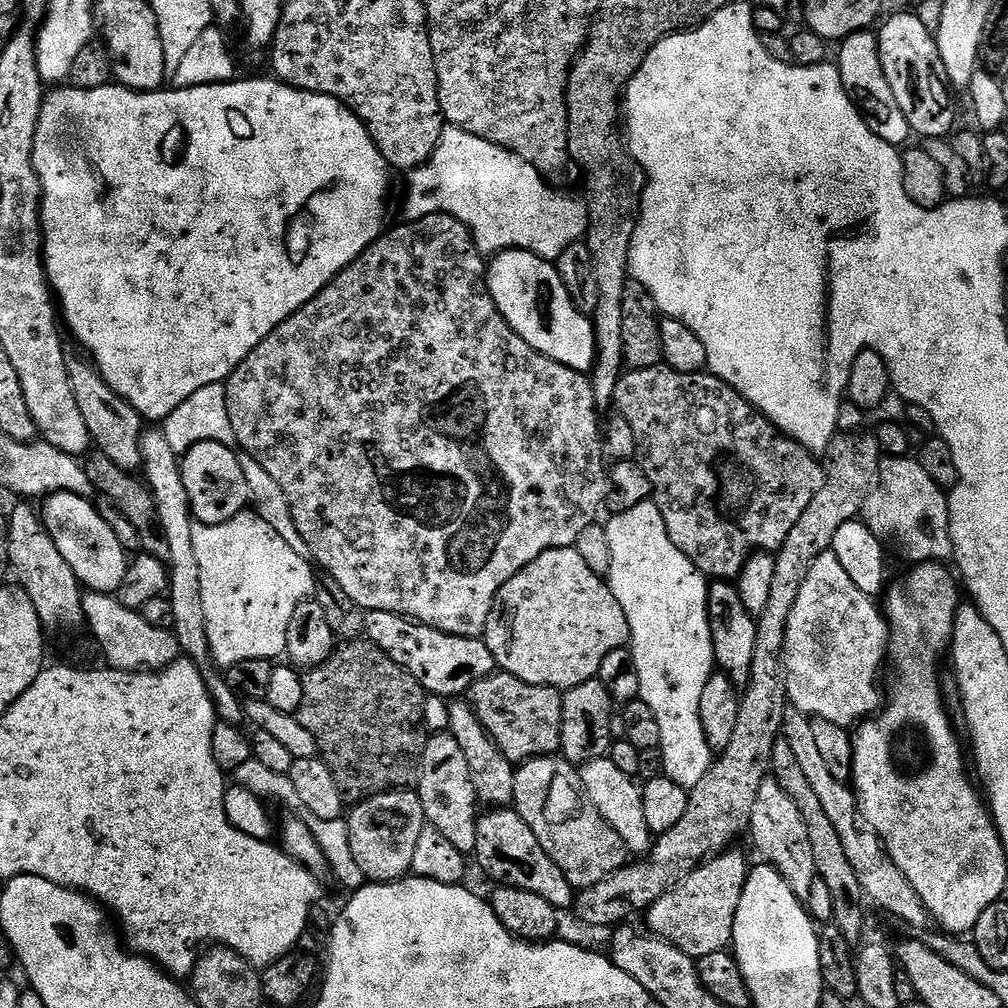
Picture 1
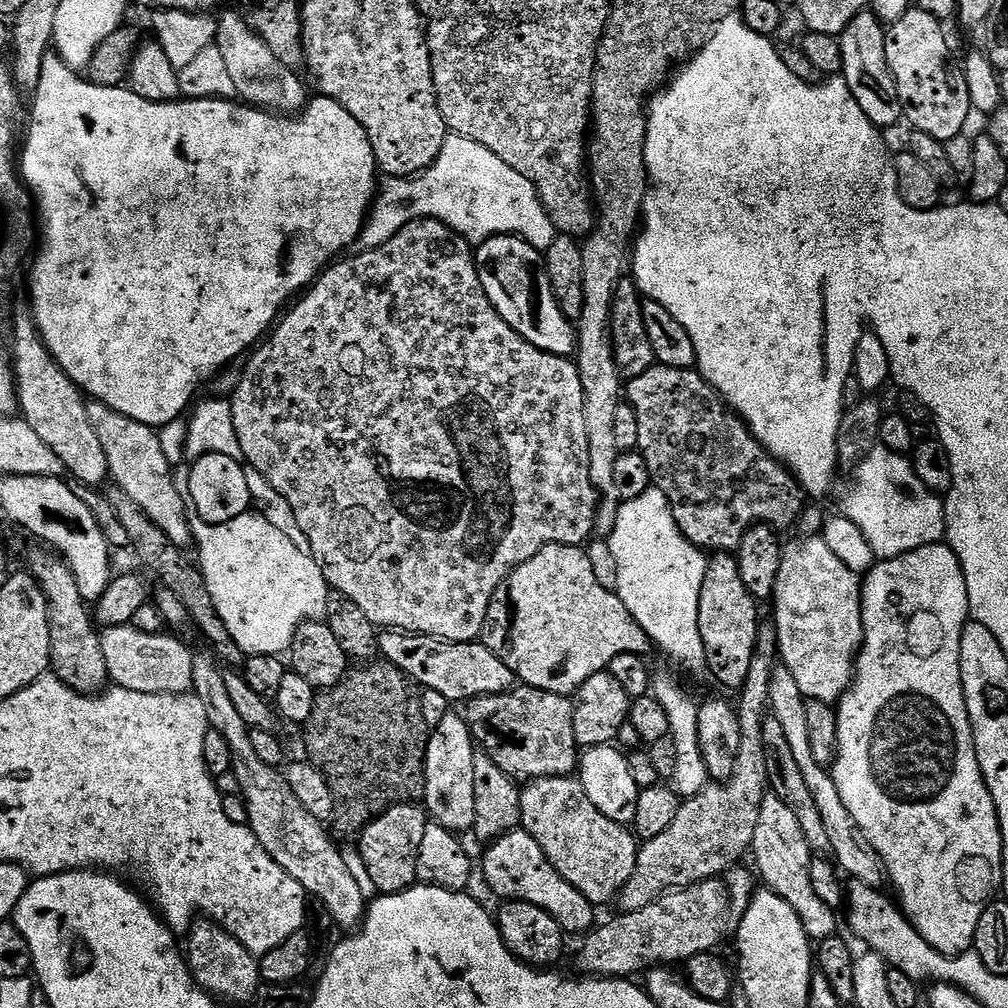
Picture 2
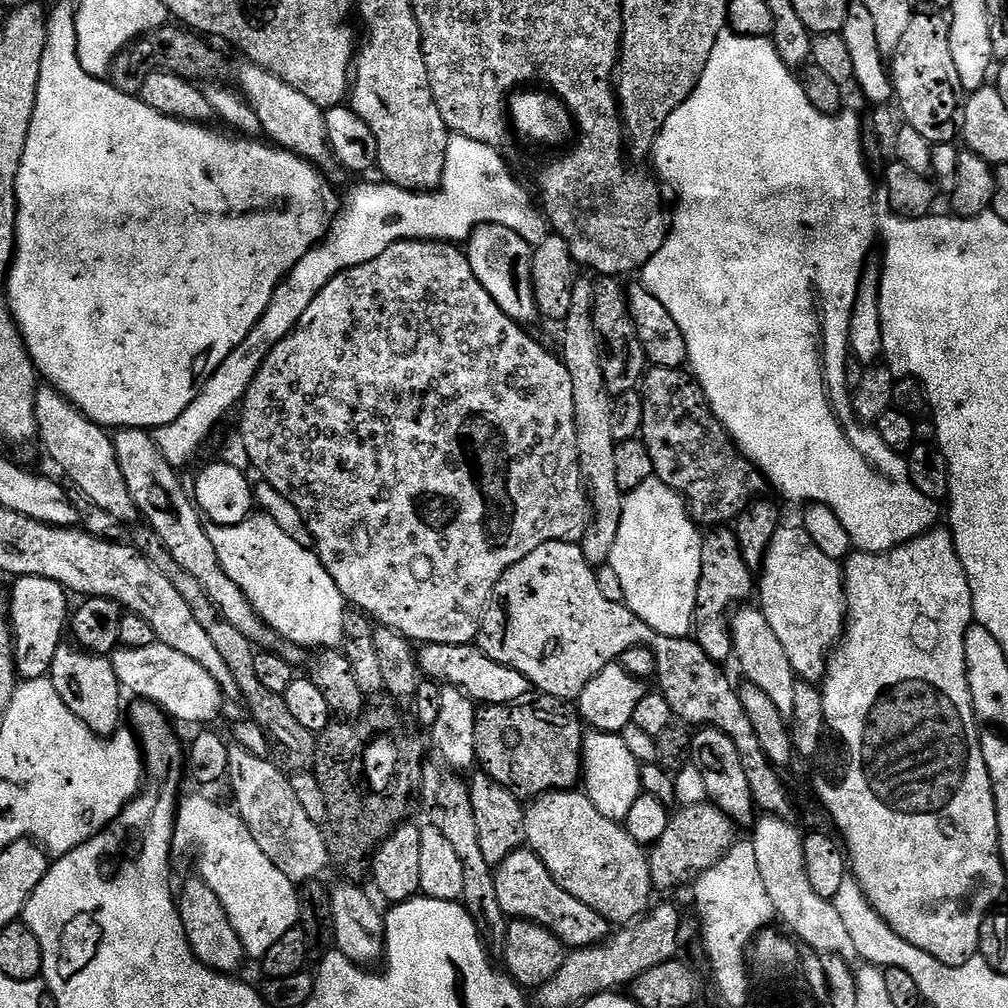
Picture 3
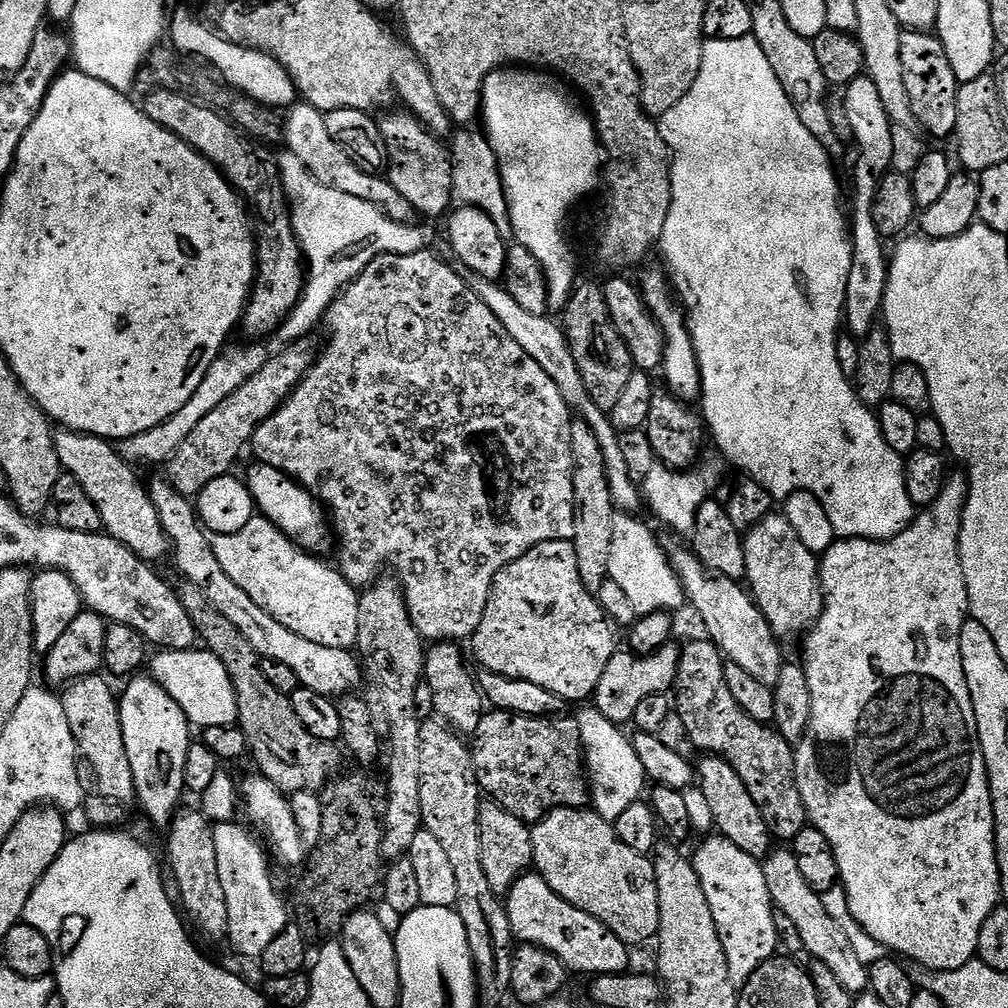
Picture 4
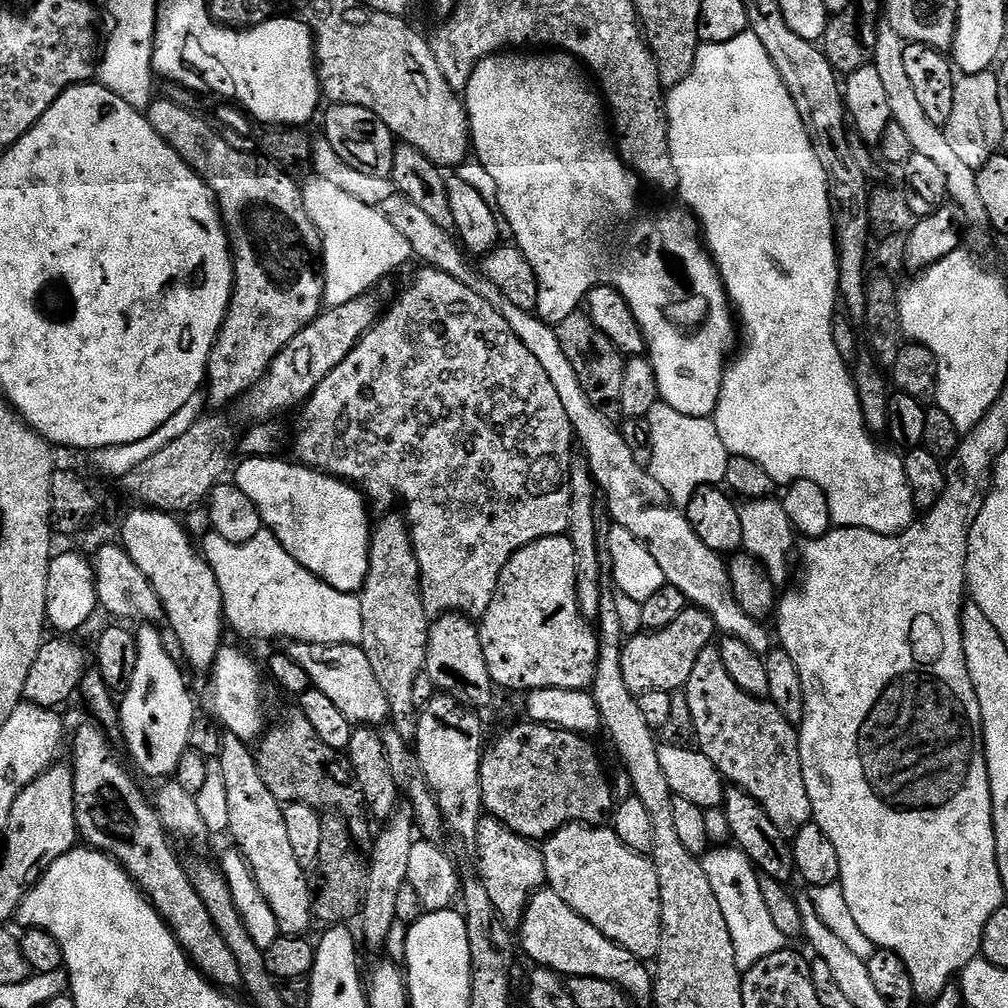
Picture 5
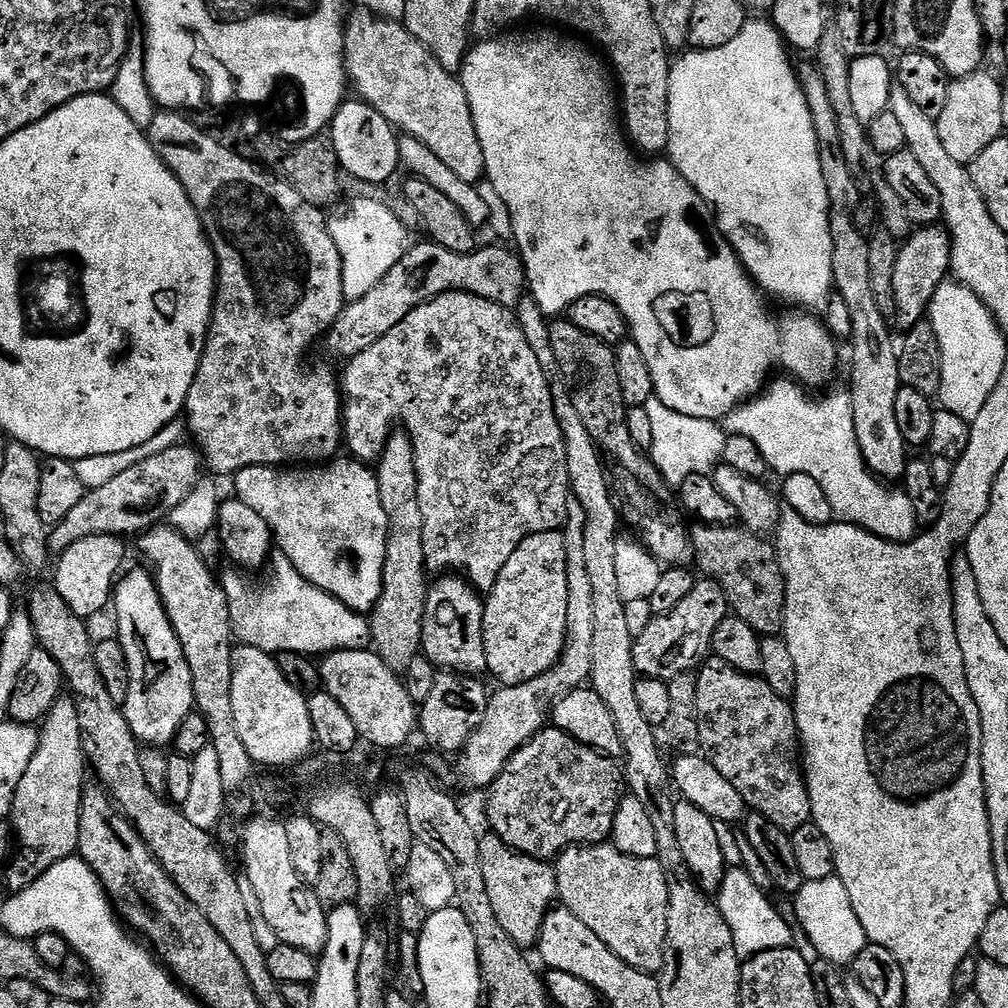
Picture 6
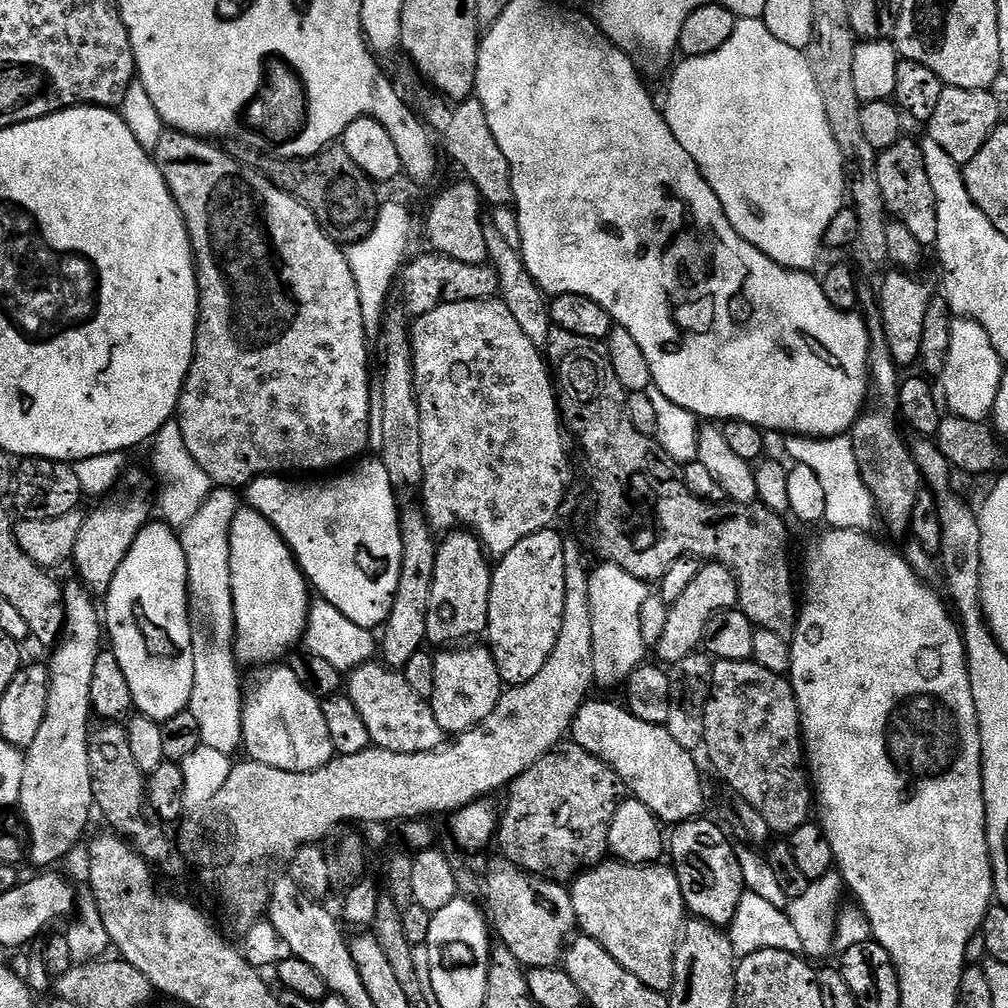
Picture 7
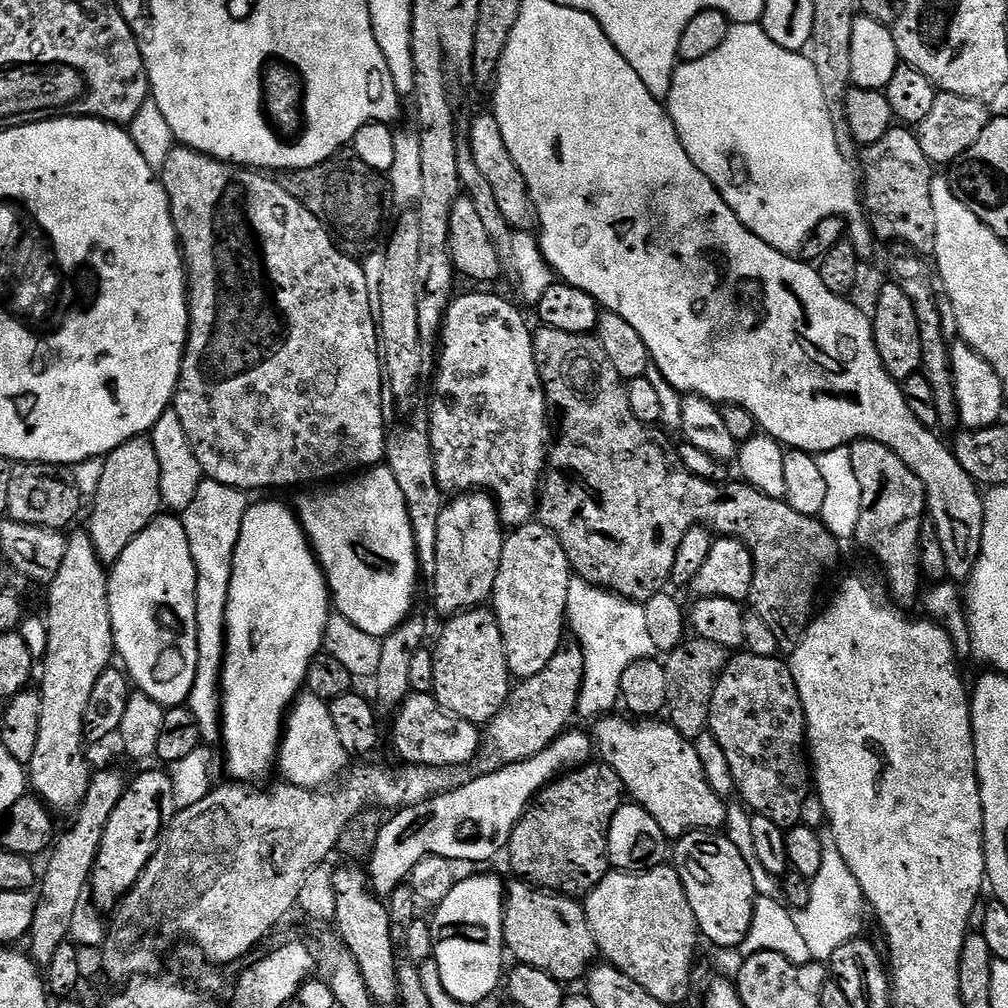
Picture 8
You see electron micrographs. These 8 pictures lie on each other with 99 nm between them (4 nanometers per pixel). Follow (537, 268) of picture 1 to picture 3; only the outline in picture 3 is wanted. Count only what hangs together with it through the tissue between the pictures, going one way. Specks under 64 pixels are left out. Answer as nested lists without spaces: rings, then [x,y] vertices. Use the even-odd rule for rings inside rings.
[[[479,224],[468,236],[466,251],[468,253],[468,261],[470,262],[470,270],[474,270],[474,278],[478,278],[478,282],[482,282],[486,294],[490,294],[490,298],[494,298],[494,302],[498,302],[500,309],[511,320],[515,320],[521,326],[529,326],[528,324],[538,320],[536,294],[532,285],[533,245],[527,244],[518,234],[514,234],[514,230],[510,230],[506,226]]]

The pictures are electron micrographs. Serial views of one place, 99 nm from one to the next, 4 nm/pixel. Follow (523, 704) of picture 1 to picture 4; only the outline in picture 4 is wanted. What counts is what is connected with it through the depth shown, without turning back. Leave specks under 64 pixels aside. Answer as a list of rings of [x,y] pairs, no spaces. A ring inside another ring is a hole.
[[[485,711],[478,730],[471,737],[472,761],[481,793],[487,799],[510,810],[514,818],[534,826],[555,808],[586,808],[590,804],[588,777],[584,767],[584,749],[580,747],[578,722],[568,714],[519,716],[516,712]]]

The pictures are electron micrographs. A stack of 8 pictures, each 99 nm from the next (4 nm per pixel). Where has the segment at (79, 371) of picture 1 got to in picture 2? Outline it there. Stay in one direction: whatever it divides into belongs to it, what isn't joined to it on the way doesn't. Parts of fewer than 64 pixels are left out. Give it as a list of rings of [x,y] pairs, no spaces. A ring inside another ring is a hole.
[[[99,402],[88,404],[88,417],[90,426],[94,426],[94,434],[98,434],[98,442],[102,442],[111,483],[117,488],[126,490],[126,494],[130,494],[130,498],[134,498],[134,502],[138,502],[142,514],[146,514],[146,518],[150,518],[150,522],[154,522],[154,526],[158,526],[158,530],[162,530],[166,534],[166,538],[170,538],[170,542],[174,542],[174,546],[187,549],[193,543],[190,508],[186,503],[186,496],[181,485],[179,488],[175,478],[172,477],[174,465],[168,461],[166,454],[162,454],[159,431],[149,424],[134,422],[134,418],[126,418],[126,414],[118,414],[118,410],[110,410],[110,406]]]

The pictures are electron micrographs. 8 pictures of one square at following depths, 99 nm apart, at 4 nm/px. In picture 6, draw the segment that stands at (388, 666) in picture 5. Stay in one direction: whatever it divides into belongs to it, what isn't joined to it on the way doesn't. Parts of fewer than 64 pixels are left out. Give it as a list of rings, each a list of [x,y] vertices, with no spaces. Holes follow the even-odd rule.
[[[396,431],[389,435],[374,468],[378,498],[382,498],[382,510],[386,510],[388,519],[388,537],[382,594],[370,613],[370,623],[371,647],[380,655],[382,662],[386,662],[386,666],[391,668],[405,670],[416,656],[421,655],[422,622],[430,580],[424,566],[422,506],[418,502],[418,470],[414,446],[407,432]]]

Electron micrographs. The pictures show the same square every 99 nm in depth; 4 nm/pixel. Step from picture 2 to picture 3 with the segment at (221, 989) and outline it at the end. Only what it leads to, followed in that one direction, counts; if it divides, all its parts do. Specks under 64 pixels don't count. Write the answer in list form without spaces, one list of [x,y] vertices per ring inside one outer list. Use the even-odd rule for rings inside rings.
[[[199,878],[188,880],[184,889],[178,892],[178,907],[182,918],[182,930],[186,930],[186,938],[190,950],[208,968],[225,974],[239,973],[239,968],[246,961],[246,953],[234,926],[230,926],[230,918],[226,914],[226,906],[218,902],[218,894],[206,886]]]

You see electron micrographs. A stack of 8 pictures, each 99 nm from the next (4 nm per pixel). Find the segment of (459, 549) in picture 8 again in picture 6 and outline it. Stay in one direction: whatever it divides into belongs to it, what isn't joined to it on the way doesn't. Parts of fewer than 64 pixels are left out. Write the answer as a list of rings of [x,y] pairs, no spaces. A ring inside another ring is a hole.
[[[444,574],[431,581],[424,607],[420,651],[440,670],[477,678],[488,672],[484,645],[484,600],[481,593],[459,575]]]

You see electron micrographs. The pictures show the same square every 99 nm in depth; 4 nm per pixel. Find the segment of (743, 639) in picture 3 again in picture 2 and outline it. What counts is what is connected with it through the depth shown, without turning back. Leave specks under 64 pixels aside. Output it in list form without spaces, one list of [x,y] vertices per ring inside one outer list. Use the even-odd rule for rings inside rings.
[[[777,666],[772,671],[770,682],[770,698],[768,706],[770,714],[782,726],[786,739],[790,745],[790,751],[794,753],[794,762],[802,769],[802,778],[806,778],[806,786],[810,786],[810,794],[814,794],[814,802],[822,813],[822,822],[826,826],[826,834],[830,838],[830,852],[838,865],[839,871],[845,877],[862,882],[871,888],[883,889],[886,884],[886,873],[884,863],[880,855],[870,846],[866,834],[854,822],[850,810],[842,806],[842,794],[838,794],[838,786],[834,782],[831,771],[825,765],[814,762],[814,753],[810,747],[810,733],[806,719],[806,706],[802,690],[798,690],[798,682],[794,682],[794,674],[783,666]],[[836,855],[836,856],[835,856]],[[848,875],[848,876],[847,876]]]

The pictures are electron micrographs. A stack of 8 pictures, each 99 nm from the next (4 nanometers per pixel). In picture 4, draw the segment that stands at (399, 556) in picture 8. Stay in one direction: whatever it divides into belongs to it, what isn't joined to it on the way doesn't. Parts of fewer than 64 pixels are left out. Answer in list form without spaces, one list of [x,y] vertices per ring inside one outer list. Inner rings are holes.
[[[259,462],[246,475],[246,483],[250,494],[256,499],[259,515],[265,516],[269,522],[276,524],[297,546],[305,550],[320,550],[324,539],[330,532],[330,520],[326,509],[319,499],[307,488],[297,484],[284,472],[274,470],[274,466],[266,466]]]

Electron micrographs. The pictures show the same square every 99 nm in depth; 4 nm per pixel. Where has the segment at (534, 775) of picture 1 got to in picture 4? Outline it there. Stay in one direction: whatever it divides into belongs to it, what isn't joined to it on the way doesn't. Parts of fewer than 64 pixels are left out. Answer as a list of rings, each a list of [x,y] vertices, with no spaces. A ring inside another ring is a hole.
[[[591,807],[555,808],[543,820],[539,820],[532,828],[532,862],[535,875],[541,876],[554,894],[570,902],[570,906],[578,906],[578,910],[586,910],[586,914],[598,918],[598,922],[614,930],[624,944],[635,946],[657,939],[660,907],[652,860],[638,854],[638,850],[630,850],[630,846],[618,838],[613,821],[602,818]]]

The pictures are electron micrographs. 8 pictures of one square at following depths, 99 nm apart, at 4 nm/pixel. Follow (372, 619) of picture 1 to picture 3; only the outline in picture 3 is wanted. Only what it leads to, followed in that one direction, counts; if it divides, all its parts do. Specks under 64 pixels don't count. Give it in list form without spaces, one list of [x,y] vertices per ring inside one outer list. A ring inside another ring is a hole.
[[[475,643],[426,644],[419,649],[421,673],[441,685],[461,688],[477,705],[518,704],[533,691],[532,683],[518,670],[494,662]]]

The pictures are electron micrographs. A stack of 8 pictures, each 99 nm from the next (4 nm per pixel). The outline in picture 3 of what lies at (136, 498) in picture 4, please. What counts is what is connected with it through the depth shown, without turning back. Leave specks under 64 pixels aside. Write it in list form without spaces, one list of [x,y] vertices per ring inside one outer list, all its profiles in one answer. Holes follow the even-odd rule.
[[[51,386],[37,387],[36,421],[39,443],[44,443],[49,458],[72,479],[75,488],[82,490],[90,502],[114,514],[114,518],[122,522],[137,519],[136,503],[134,498],[130,498],[126,478],[122,478],[122,466],[118,466],[112,436],[105,429],[86,418],[61,392]]]

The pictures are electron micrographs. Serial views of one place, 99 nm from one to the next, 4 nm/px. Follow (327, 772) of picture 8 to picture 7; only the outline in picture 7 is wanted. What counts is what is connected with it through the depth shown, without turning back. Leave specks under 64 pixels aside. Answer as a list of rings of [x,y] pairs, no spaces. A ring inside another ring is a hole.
[[[272,666],[256,685],[247,689],[244,698],[244,717],[242,730],[244,731],[243,751],[251,759],[262,762],[266,766],[274,766],[278,770],[291,772],[313,772],[329,764],[334,759],[330,730],[326,727],[326,718],[322,715],[322,702],[302,682],[298,682],[294,670],[287,666]]]

